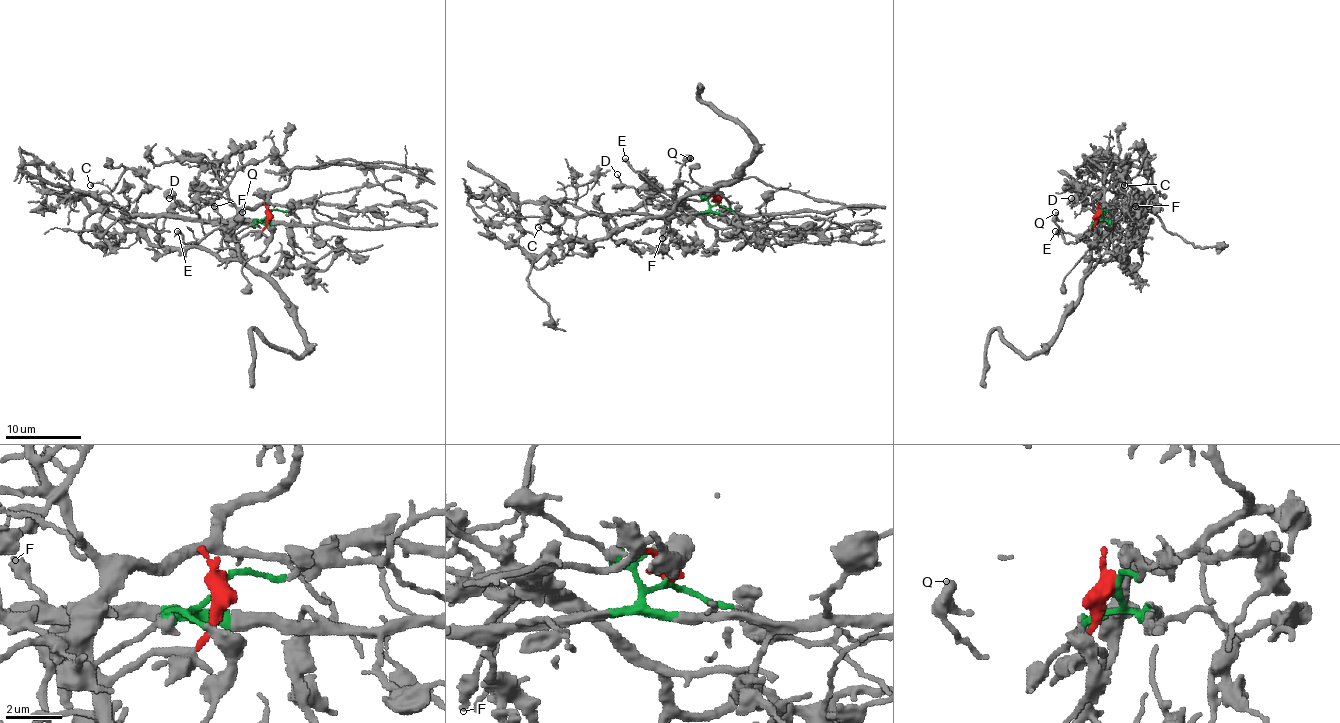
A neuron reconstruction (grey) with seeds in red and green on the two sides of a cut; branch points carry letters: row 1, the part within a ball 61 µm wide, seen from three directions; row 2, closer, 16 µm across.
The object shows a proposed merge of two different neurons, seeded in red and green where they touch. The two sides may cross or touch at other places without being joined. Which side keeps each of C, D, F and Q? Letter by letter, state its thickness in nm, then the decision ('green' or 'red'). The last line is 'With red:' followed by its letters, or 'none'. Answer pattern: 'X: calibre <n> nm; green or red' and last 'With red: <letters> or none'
C: calibre 160 nm; green
D: calibre 120 nm; green
F: calibre 360 nm; green
Q: calibre 550 nm; green
With red: none

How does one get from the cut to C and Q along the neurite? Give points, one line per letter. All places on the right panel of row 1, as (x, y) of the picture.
C: (1102, 213), (1113, 221), (1113, 206), (1128, 187), (1128, 183), (1125, 185)
Q: (1102, 213), (1089, 229), (1066, 234), (1055, 221), (1055, 212)

